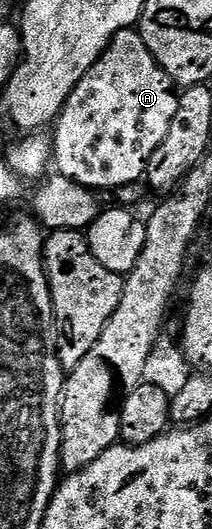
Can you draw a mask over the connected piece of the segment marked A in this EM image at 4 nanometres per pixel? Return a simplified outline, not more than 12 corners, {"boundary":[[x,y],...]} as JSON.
{"boundary":[[123,30],[54,123],[54,166],[140,182],[180,99]]}

